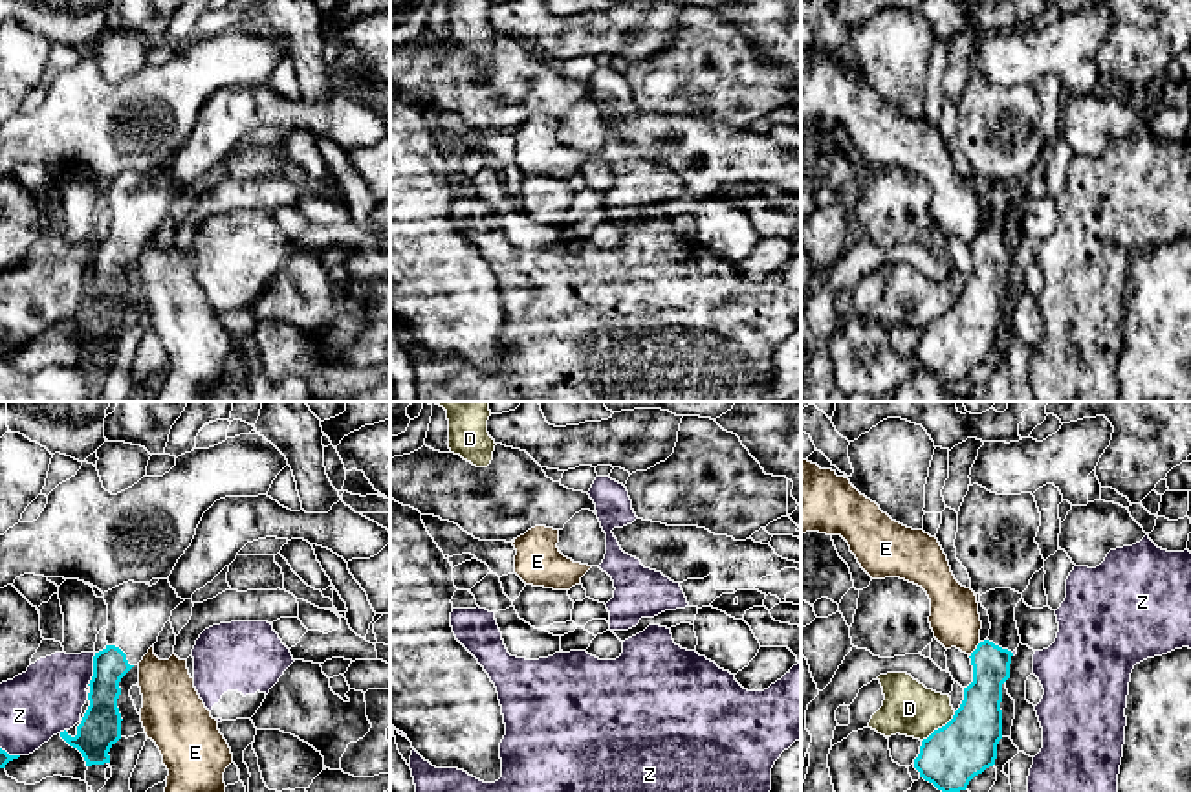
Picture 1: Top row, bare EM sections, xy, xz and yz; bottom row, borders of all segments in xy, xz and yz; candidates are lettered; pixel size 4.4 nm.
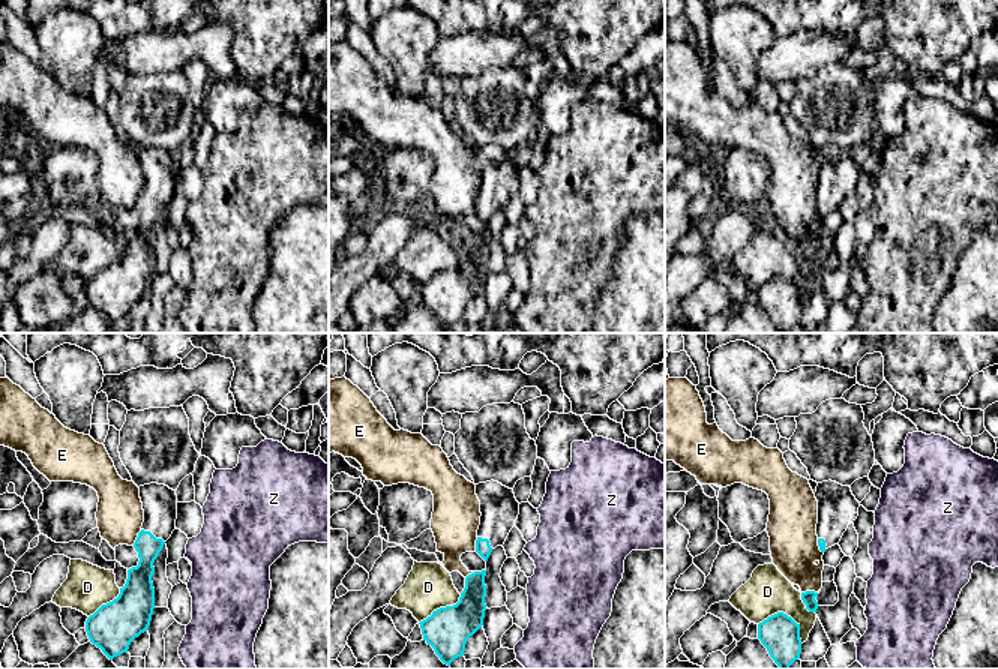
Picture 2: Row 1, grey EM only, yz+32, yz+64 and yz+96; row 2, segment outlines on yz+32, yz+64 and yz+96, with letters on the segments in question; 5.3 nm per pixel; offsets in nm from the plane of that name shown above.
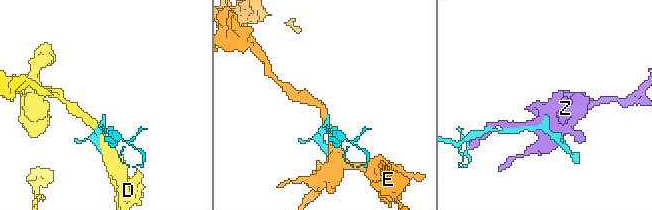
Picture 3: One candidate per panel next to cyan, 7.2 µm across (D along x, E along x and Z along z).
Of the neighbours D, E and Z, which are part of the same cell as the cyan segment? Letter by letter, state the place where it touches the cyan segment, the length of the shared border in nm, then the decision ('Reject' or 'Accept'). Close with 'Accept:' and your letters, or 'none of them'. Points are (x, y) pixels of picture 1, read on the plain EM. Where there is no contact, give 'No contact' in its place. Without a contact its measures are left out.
D: Touches cyan at yz (939, 318). Shared border 200 nm. Reject
E: Touches cyan at yz (975, 239). Shared border 90 nm. Reject
Z: Touches cyan at xy (94, 259). Shared border 150 nm. Reject
Accept: none of them

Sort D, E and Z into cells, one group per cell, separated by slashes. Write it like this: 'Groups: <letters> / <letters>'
Groups: D / E / Z

